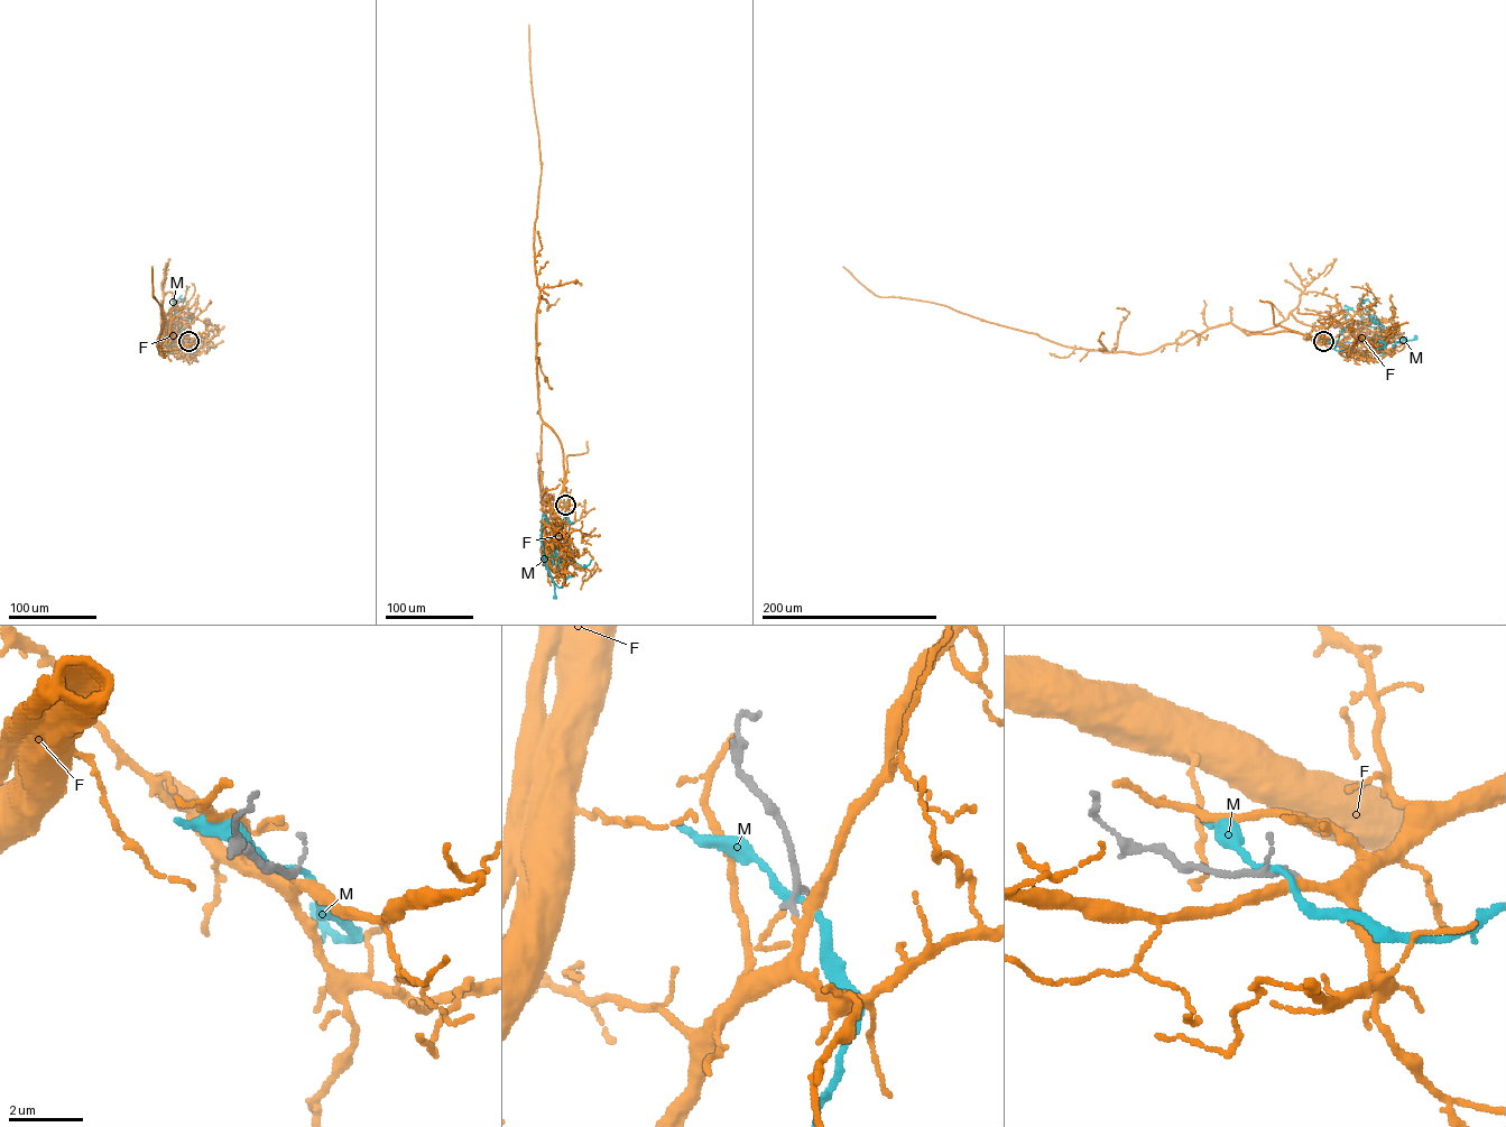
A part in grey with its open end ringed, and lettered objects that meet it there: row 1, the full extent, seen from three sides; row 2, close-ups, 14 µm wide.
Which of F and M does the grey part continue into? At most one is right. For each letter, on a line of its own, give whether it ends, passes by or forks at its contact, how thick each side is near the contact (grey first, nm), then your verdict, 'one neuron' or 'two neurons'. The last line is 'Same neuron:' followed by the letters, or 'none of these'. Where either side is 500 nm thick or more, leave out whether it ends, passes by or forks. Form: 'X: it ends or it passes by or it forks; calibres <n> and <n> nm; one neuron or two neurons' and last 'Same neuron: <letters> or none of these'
F: it passes by; calibres 120 and 260 nm; one neuron
M: it passes by; calibres 170 and 190 nm; two neurons
Same neuron: F

